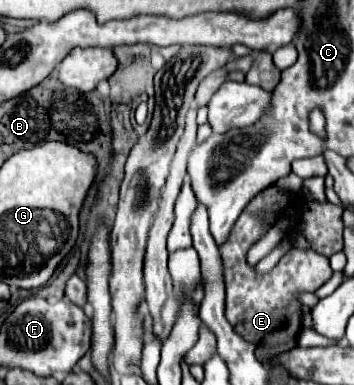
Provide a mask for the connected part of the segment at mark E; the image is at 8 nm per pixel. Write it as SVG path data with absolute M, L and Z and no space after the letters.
M267 187L259 193L235 221L231 235L223 245L219 245L223 263L225 263L225 281L227 281L227 305L225 317L245 341L255 343L259 347L277 347L289 341L295 341L301 331L301 293L315 293L329 277L333 275L329 267L329 259L313 249L291 249L285 253L279 263L267 271L257 273L255 265L247 263L247 251L255 241L259 241L267 229L271 219L289 205L291 193L281 187Z

